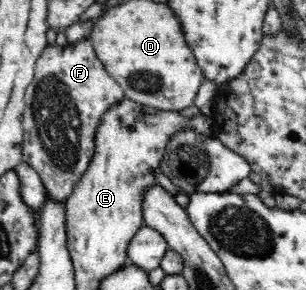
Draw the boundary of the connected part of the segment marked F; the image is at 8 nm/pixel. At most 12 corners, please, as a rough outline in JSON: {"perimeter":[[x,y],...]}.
{"perimeter":[[89,38],[47,45],[22,160],[67,201],[126,98]]}

